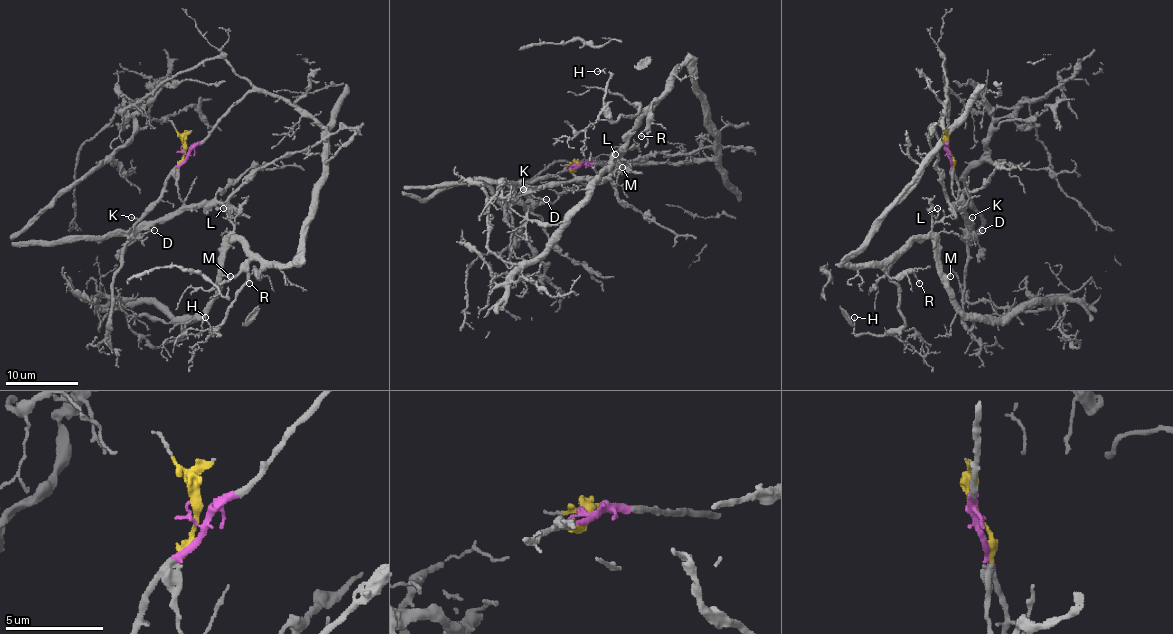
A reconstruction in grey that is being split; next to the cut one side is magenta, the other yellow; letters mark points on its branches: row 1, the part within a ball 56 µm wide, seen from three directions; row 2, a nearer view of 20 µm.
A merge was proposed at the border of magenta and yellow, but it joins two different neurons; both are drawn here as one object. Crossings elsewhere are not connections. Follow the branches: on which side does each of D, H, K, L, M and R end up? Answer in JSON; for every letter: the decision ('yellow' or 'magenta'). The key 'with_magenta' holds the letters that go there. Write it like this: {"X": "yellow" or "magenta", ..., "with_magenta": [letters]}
{"D": "yellow", "H": "magenta", "K": "yellow", "L": "magenta", "M": "magenta", "R": "magenta", "with_magenta": ["H", "L", "M", "R"]}

